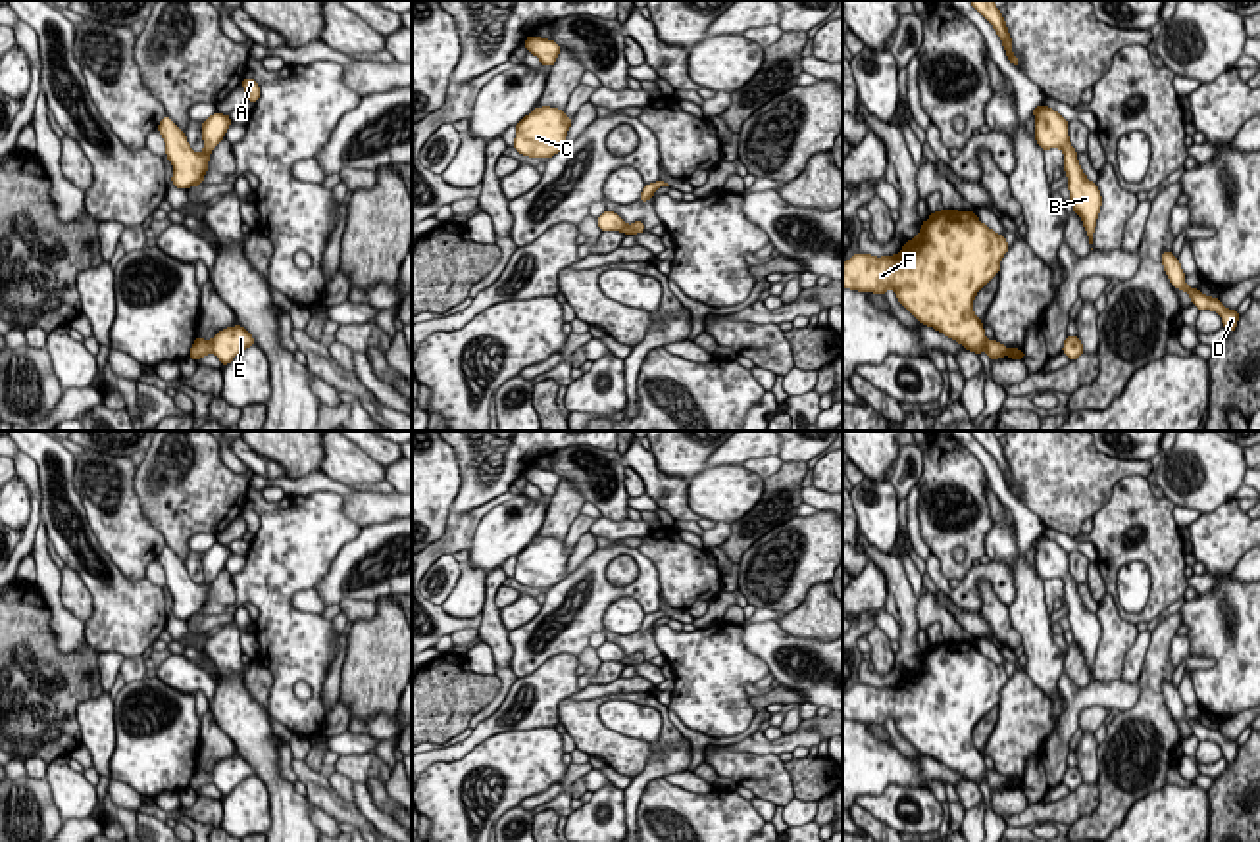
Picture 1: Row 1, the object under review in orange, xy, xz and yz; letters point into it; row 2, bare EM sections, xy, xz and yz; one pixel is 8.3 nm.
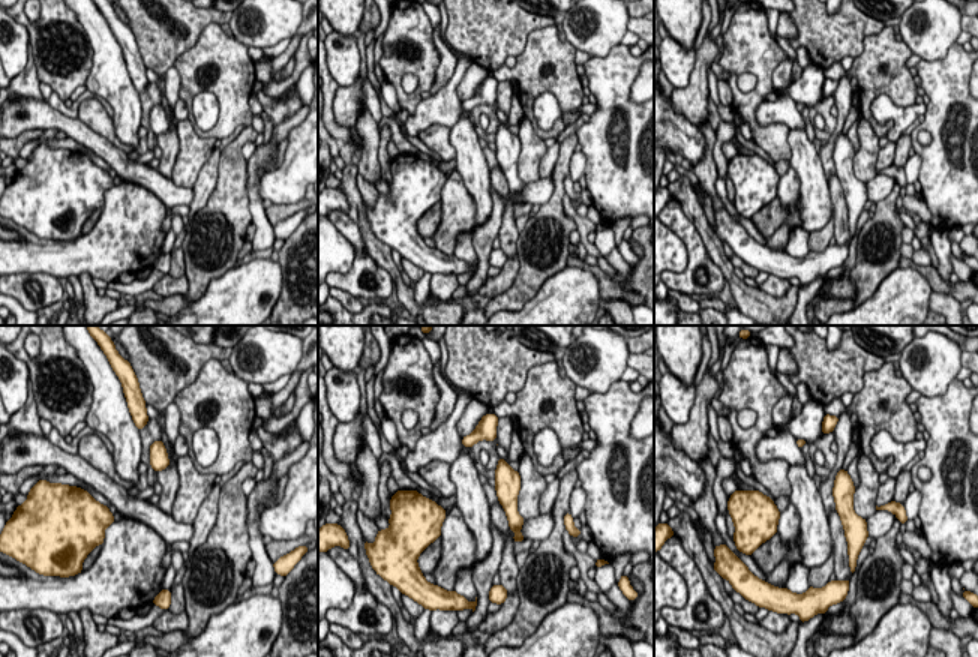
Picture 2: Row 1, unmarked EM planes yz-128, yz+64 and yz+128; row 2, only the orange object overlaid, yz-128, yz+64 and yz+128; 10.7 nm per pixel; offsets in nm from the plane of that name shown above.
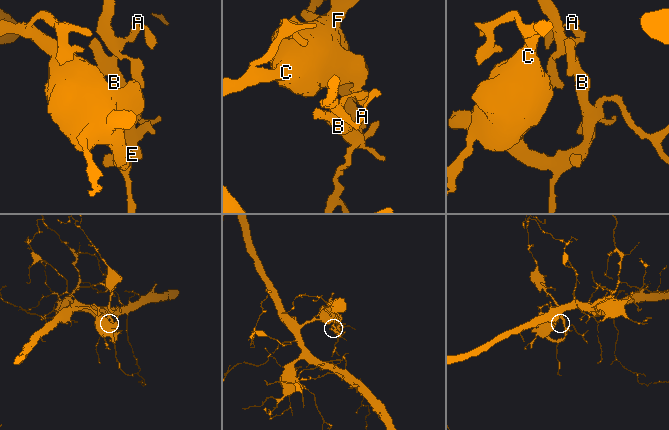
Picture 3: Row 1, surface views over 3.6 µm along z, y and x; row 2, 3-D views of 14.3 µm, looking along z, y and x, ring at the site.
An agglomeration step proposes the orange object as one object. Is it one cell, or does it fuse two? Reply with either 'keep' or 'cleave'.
keep

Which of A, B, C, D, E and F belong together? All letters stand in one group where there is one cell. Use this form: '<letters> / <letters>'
A B C D E F

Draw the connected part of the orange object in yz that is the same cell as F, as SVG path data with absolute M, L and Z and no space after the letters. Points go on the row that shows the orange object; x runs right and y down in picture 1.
M933 211L900 254L854 254L844 261L843 286L883 296L891 286L920 323L966 350L985 350L991 361L1002 356L1023 359L1023 350L987 340L971 308L975 294L998 275L1006 252L1004 235L991 231L973 211Z

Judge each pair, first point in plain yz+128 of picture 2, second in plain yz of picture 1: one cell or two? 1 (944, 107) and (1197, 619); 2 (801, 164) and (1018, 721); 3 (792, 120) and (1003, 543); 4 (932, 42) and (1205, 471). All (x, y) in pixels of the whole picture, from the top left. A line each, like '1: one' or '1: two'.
1: one
2: two
3: two
4: one

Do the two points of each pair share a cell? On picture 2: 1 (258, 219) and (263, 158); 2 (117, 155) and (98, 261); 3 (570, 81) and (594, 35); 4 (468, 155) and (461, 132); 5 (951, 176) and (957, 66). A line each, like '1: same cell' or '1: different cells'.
1: same cell
2: different cells
3: different cells
4: same cell
5: same cell

